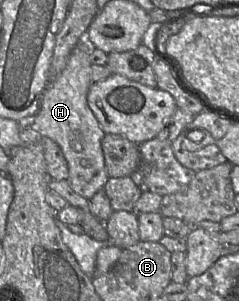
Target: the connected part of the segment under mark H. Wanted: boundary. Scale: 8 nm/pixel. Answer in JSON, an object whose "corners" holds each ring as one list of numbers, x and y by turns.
{"corners":[[84,35,84,40,82,42,80,42,72,51,65,69,58,76,56,76,55,78,53,78,49,81,47,88,42,93,41,97,39,99,38,112,35,114,35,116,31,120,28,120,26,122,26,126,27,126,26,129,30,130,32,132,32,134,37,135,38,137,50,138,52,141,54,141,60,147,60,149,65,157,65,160,67,162,67,165,68,165,68,179,67,180,68,180,71,188,78,195,80,195,81,197,87,199,87,200,90,200,99,190,103,189,109,179,106,169,105,169,104,155,103,155,103,151,102,151,102,147,101,147,101,142,102,142,103,137,105,136,105,133,101,129,101,127,98,123,98,120,96,119,94,113,90,109,88,102,87,102,87,95,88,95,89,88,92,85,92,83,94,83,91,79,91,68,90,68,91,63,89,61,89,55,90,55,90,51,92,48,96,48,96,47,90,46,85,41,85,35]]}

